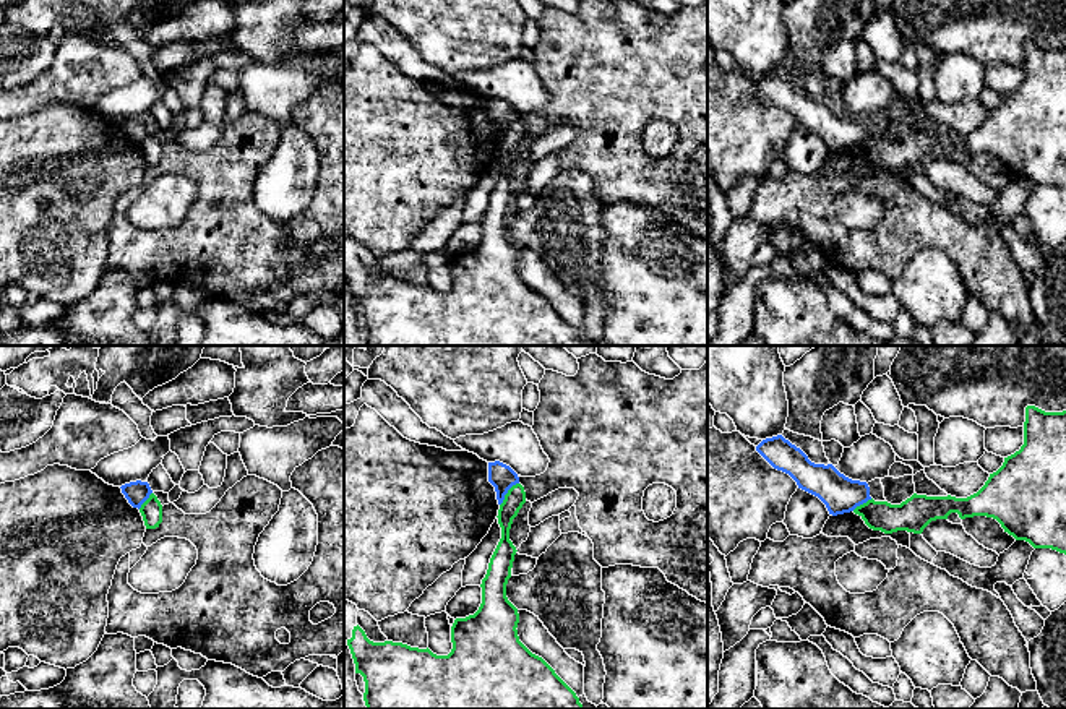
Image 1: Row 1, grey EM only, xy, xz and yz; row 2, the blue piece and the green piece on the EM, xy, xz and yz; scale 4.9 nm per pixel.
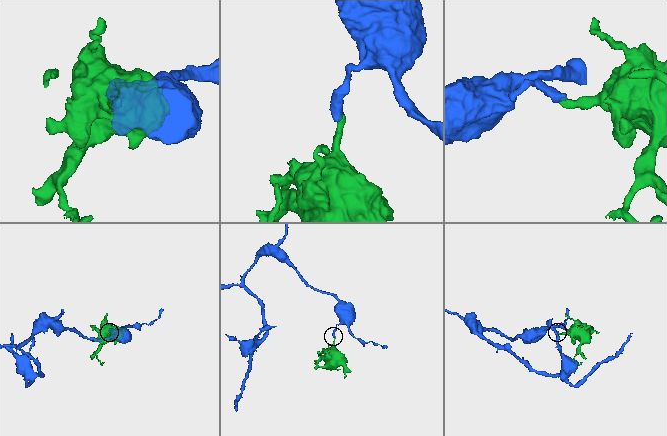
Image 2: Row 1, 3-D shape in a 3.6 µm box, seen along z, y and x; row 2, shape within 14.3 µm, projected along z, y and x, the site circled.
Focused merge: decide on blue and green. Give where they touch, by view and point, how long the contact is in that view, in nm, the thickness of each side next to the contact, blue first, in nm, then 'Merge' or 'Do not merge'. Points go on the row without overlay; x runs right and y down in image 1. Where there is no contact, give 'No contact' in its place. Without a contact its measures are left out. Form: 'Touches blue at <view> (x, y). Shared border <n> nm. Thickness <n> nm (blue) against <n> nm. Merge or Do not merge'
Touches blue at xz (507, 128). Shared border 150 nm. Thickness 120 nm (blue) against 100 nm. Do not merge

